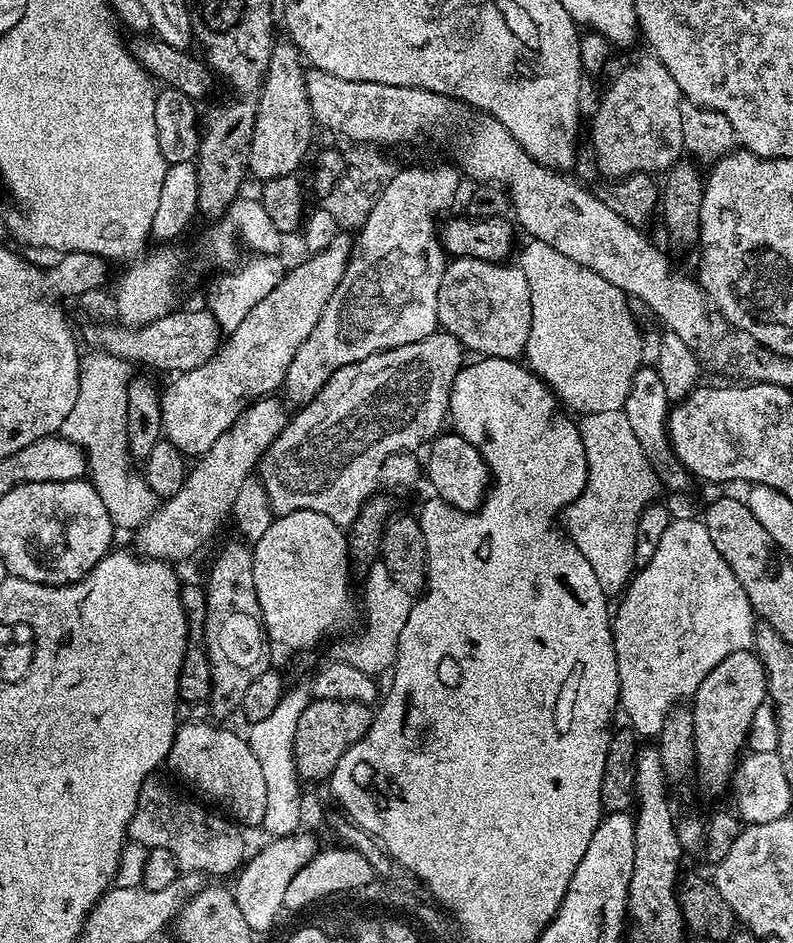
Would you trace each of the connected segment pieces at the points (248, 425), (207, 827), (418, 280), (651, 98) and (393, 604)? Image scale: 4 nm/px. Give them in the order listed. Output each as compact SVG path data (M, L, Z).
M270 395L251 401L240 413L240 417L224 431L222 438L218 438L218 442L214 442L214 446L210 446L210 450L191 465L188 481L182 486L182 490L178 490L178 494L163 501L156 509L156 513L145 524L135 529L134 548L141 557L169 562L184 560L187 556L194 555L219 530L220 520L227 521L231 517L234 500L238 498L238 490L242 490L242 482L246 482L246 478L257 471L268 447L276 441L280 431L288 425L290 412L284 409L285 401L276 399L275 395Z
M150 778L142 786L138 806L132 815L132 820L128 823L129 837L135 843L147 849L162 847L165 850L170 850L170 853L174 854L179 867L186 872L202 872L210 878L212 878L212 875L228 876L231 872L232 875L239 873L246 863L244 836L239 832L241 829L231 819L225 818L223 815L220 815L220 817L215 816L212 812L207 812L198 801L183 796L174 785L156 779Z
M401 167L381 189L364 226L359 229L355 255L348 261L342 282L338 282L338 290L334 290L330 302L326 302L326 310L322 310L318 326L314 326L310 338L306 338L294 356L294 362L288 367L283 387L288 388L287 399L292 399L296 406L303 406L313 400L325 382L342 366L362 362L362 358L370 358L376 352L418 342L437 331L438 294L444 280L446 251L438 235L438 228L436 230L432 223L439 212L446 211L456 200L461 173L453 168Z
M647 55L626 65L613 78L612 85L605 90L604 97L596 108L596 117L592 120L592 148L596 151L596 164L608 178L633 176L635 172L663 173L681 159L684 152L680 87L674 78L670 78L670 70L666 70L663 62L657 60L655 55Z
M381 560L373 561L367 571L364 584L364 608L366 610L366 622L362 632L349 644L345 663L362 670L371 676L379 676L395 663L396 634L400 632L405 624L409 611L414 603L409 589L398 586L390 575L388 567Z

